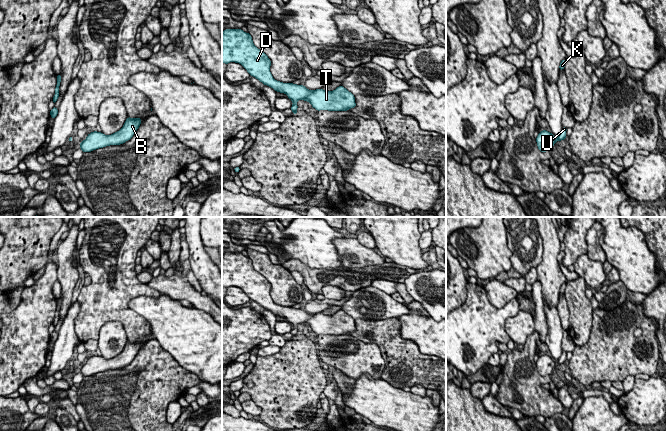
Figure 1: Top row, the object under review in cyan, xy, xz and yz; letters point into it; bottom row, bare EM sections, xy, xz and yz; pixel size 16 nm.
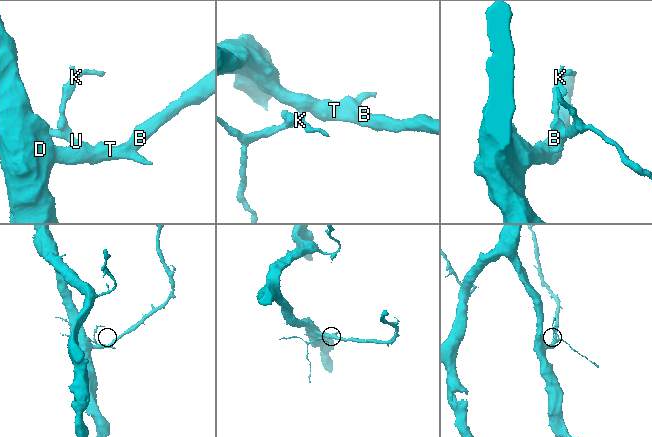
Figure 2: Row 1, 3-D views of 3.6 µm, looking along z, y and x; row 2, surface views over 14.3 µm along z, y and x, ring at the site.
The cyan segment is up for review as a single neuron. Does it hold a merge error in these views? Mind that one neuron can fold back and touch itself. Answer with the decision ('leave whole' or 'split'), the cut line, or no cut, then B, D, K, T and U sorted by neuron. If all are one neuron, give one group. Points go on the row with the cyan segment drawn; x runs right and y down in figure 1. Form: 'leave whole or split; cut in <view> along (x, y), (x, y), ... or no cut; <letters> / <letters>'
leave whole; no cut; B D K T U

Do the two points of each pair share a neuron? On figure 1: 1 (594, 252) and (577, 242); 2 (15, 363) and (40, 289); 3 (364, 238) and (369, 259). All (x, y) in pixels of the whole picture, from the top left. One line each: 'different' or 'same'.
1: different
2: same
3: different

